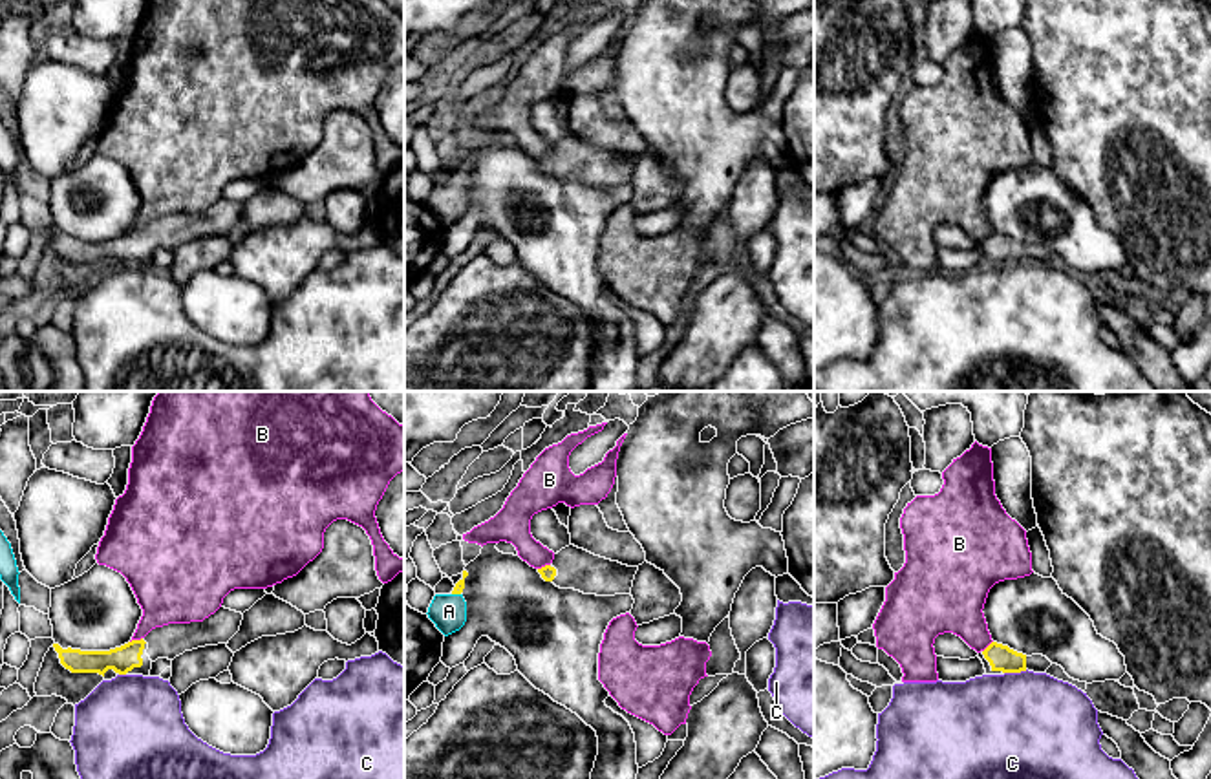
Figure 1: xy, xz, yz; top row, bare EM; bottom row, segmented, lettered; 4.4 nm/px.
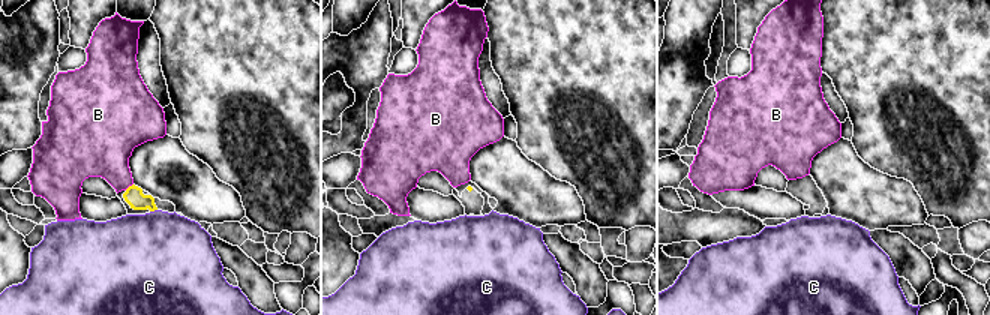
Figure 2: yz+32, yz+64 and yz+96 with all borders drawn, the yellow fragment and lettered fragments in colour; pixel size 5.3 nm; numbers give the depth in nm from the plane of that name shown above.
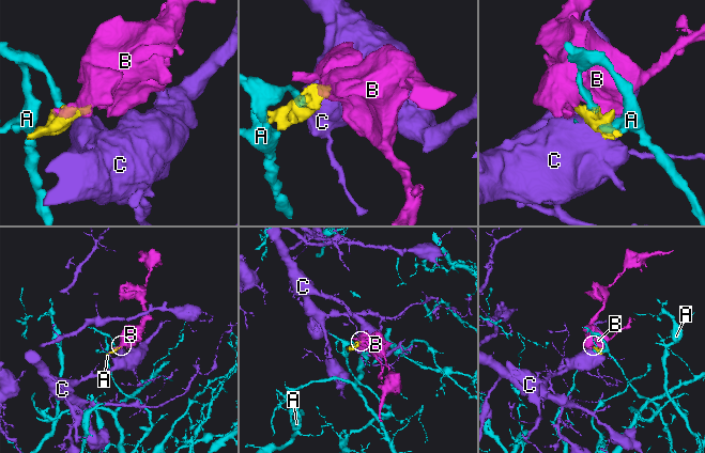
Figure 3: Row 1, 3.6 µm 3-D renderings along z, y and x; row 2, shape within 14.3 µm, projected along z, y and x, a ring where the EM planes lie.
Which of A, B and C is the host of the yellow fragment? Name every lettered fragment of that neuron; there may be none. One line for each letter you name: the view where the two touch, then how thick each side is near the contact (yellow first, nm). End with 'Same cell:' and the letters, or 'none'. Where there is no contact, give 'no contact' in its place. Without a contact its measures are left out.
Same cell: none

